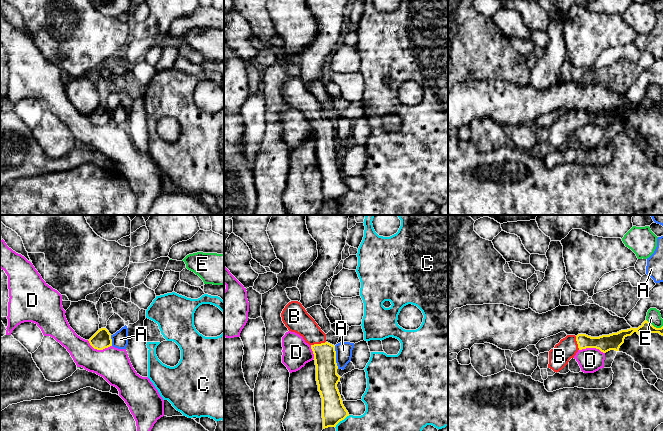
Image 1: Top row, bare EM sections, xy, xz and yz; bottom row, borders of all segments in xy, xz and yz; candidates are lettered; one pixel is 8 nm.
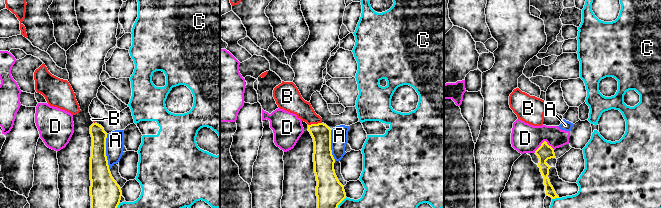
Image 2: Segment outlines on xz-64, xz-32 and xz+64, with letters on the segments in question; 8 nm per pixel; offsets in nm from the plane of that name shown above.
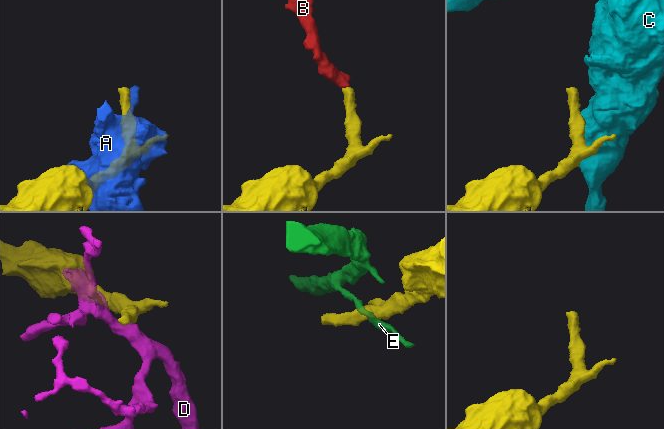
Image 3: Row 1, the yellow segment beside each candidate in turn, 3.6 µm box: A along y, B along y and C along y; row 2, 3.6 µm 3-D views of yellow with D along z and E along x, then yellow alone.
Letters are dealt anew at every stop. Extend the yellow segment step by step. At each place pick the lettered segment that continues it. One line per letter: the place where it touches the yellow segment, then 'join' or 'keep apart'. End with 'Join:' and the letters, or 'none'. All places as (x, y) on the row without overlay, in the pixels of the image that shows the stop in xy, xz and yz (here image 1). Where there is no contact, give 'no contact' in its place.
A: contact xz (335, 133); keep apart
B: contact xz (318, 120); join
C: contact xz (341, 196); keep apart
D: contact xy (99, 125); keep apart
E: contact yz (653, 102); keep apart
Join: B

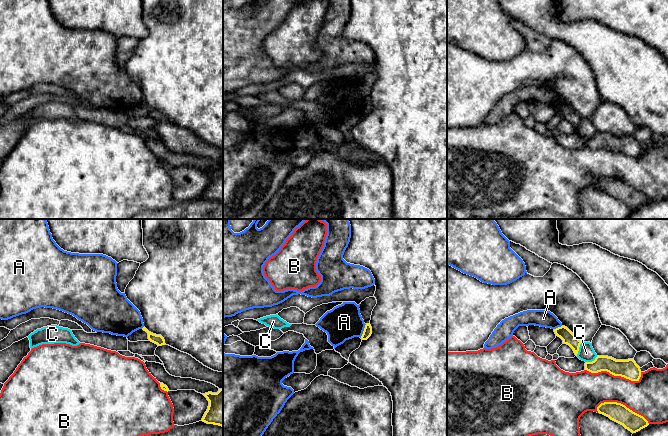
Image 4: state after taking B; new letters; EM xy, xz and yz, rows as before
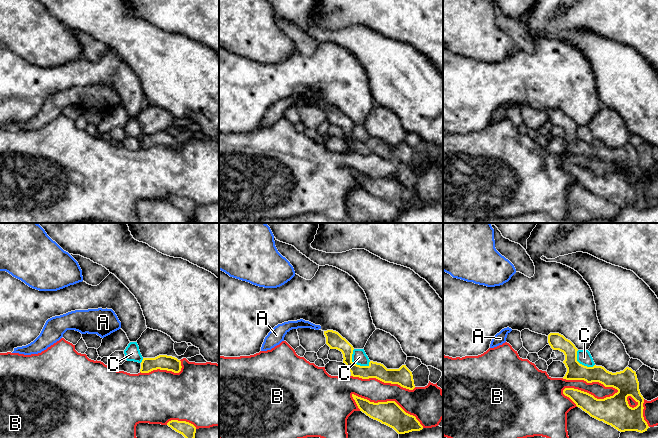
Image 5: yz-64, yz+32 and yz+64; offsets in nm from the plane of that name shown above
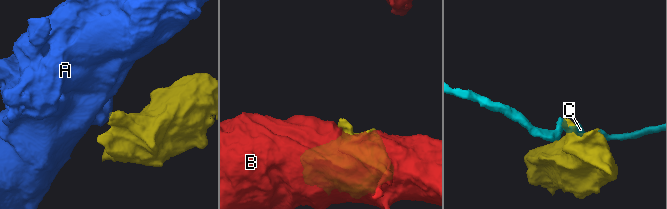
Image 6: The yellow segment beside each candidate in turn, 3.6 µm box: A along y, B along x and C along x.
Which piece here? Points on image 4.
A: contact xz (363, 107); keep apart
B: contact yz (613, 150); keep apart
C: contact yz (578, 125); keep apart
Join: none

